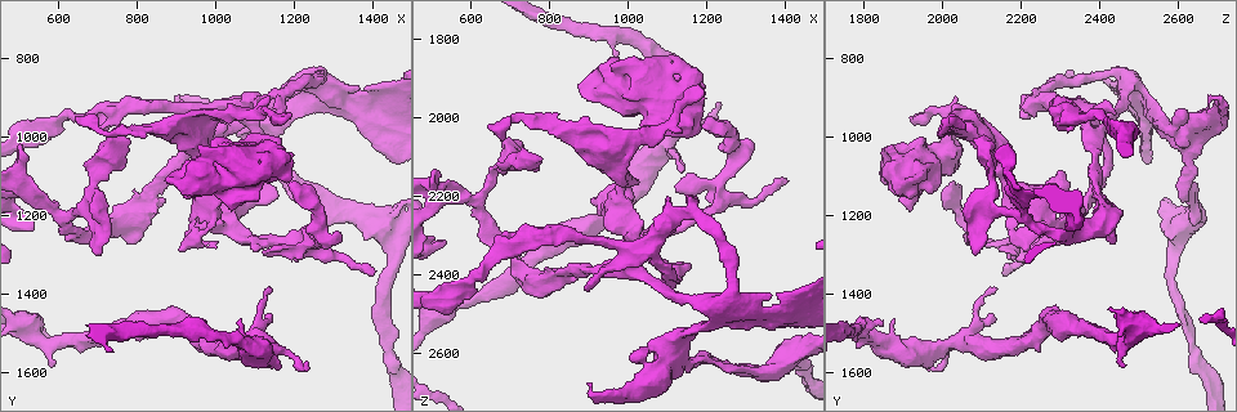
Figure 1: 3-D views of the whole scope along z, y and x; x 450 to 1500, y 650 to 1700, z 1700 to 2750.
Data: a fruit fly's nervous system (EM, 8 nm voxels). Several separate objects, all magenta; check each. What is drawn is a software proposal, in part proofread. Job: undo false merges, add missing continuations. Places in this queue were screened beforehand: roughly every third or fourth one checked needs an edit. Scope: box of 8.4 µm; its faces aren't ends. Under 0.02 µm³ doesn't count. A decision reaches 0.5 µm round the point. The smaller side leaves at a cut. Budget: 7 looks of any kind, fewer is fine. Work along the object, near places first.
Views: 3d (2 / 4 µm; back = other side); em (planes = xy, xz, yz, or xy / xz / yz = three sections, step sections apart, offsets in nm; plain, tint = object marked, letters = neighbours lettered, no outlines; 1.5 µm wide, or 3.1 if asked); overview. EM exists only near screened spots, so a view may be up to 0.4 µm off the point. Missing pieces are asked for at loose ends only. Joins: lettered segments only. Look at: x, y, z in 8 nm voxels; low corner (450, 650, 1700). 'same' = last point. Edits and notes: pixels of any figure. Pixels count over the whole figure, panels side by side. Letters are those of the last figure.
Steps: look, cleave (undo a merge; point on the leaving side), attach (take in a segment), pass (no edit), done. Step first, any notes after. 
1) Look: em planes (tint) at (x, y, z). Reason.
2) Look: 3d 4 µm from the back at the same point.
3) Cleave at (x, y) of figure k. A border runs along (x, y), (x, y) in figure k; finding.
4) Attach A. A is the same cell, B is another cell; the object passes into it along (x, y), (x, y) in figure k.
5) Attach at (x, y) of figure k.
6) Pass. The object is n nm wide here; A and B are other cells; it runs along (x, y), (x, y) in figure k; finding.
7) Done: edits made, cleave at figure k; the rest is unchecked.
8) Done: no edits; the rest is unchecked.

Look: 3d 4 µm at (975, 1025, 1860). Branch stops here.

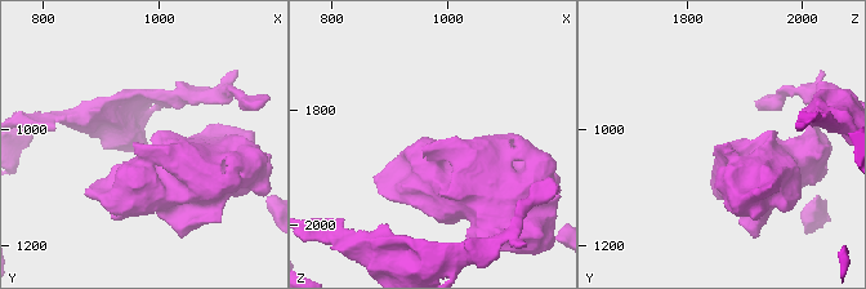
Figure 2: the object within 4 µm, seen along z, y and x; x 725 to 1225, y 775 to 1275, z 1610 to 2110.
Look: em planes (letters) at (970, 1025, 1855). Shape alone is not enough.

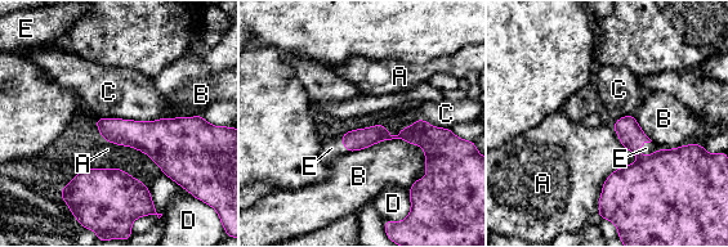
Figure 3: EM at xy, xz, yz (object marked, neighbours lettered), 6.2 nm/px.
Attach at (646, 148) of figure 3. E is the same cell, A, B, C and D are other cells; the object passes into it along (669, 189), (650, 155), (646, 148) in figure 3; it goes on there.

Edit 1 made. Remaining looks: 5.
Look: overview.

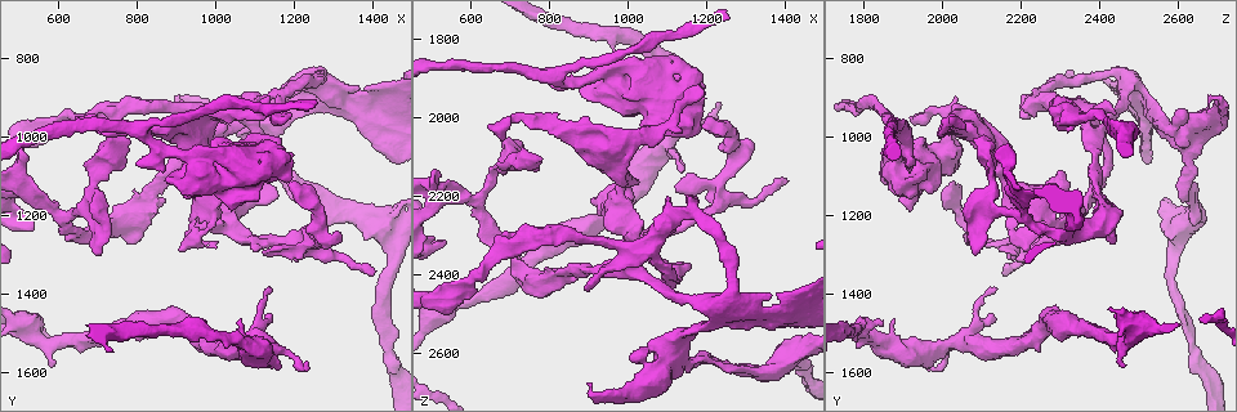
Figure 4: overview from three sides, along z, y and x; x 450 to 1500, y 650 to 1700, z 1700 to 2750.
Look: em planes (letters) at (1225, 1570, 1965). Thin end.

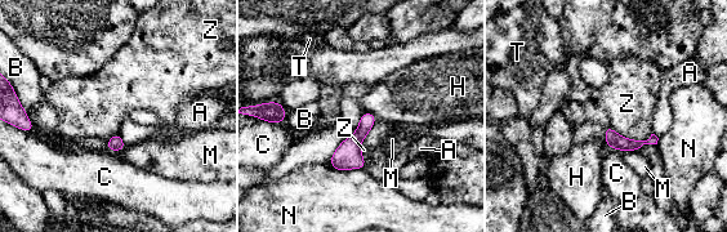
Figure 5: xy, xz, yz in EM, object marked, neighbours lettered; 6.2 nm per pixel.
Pass. A, B, C, H, M, N, T and Z are other cells; a border runs along (605, 125), (632, 139), (651, 135) in figure 5; none of them fits.

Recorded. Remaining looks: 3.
Look: em planes (tint) at (1390, 1340, 2155). Free end.

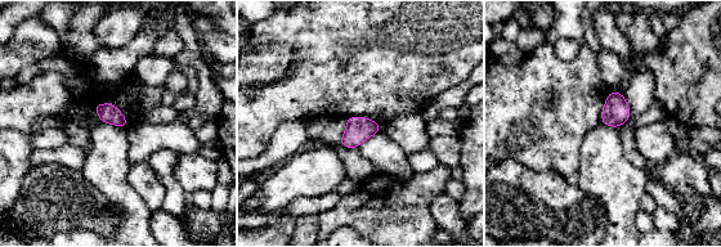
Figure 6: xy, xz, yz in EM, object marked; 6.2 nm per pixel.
Look: em planes (letters) at the same point.

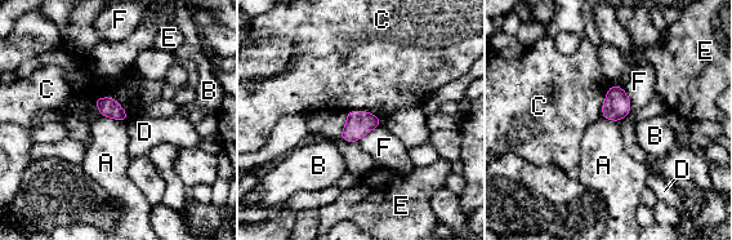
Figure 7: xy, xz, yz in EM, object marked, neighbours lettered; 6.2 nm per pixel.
Pass. A, B, C, D, E and F are other cells; a border runs along (93, 100), (112, 97), (128, 118) in figure 7; none of them fits.

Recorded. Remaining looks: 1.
Done: edits made, attach at figure 3; the rest is unchecked.

